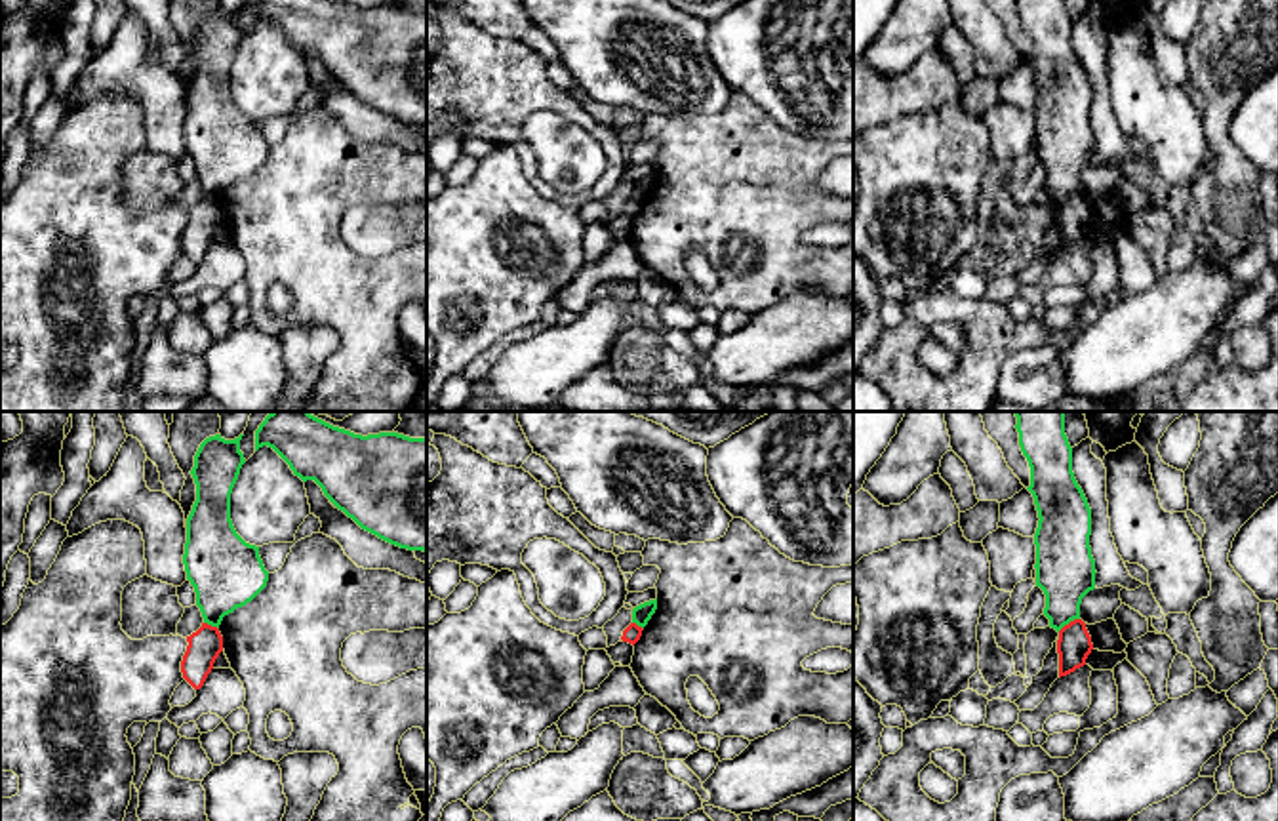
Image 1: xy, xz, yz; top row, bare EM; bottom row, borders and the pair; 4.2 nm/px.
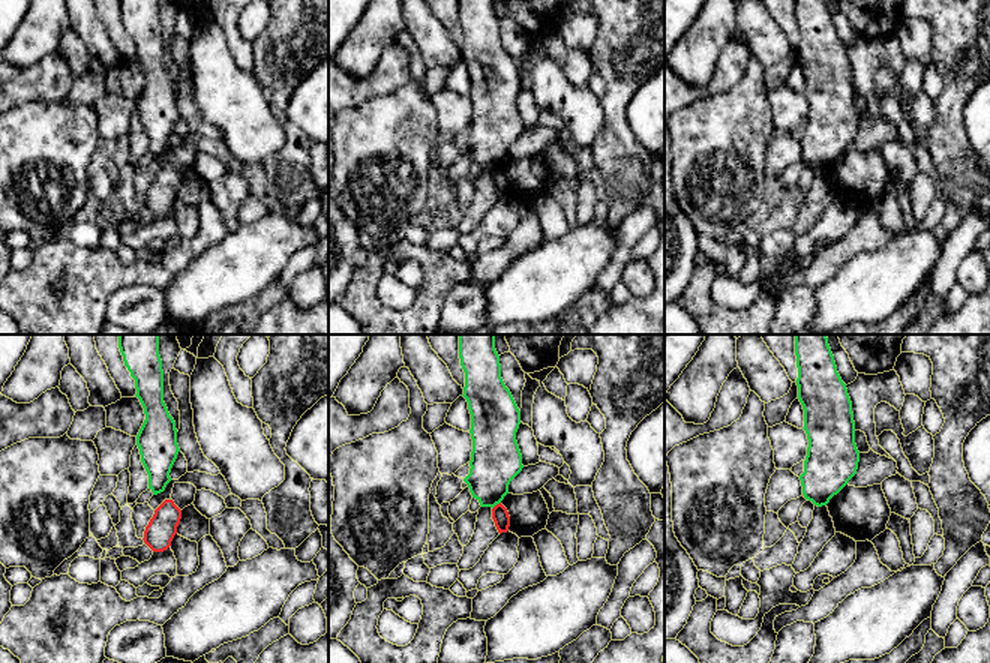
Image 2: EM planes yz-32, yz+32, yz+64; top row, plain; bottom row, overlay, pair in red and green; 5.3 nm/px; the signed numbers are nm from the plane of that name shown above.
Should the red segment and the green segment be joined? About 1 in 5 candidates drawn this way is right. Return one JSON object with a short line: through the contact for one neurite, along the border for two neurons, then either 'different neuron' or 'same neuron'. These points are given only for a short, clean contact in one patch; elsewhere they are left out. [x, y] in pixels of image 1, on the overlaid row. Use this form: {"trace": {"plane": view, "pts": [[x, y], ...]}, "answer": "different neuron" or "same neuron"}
{"trace": {"plane": "yz", "pts": [[1078, 618], [1058, 631]]}, "answer": "different neuron"}

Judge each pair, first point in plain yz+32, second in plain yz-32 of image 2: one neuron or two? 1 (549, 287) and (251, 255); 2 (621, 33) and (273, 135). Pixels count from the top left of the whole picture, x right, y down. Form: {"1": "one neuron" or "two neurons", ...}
{"1": "one neuron", "2": "two neurons"}

